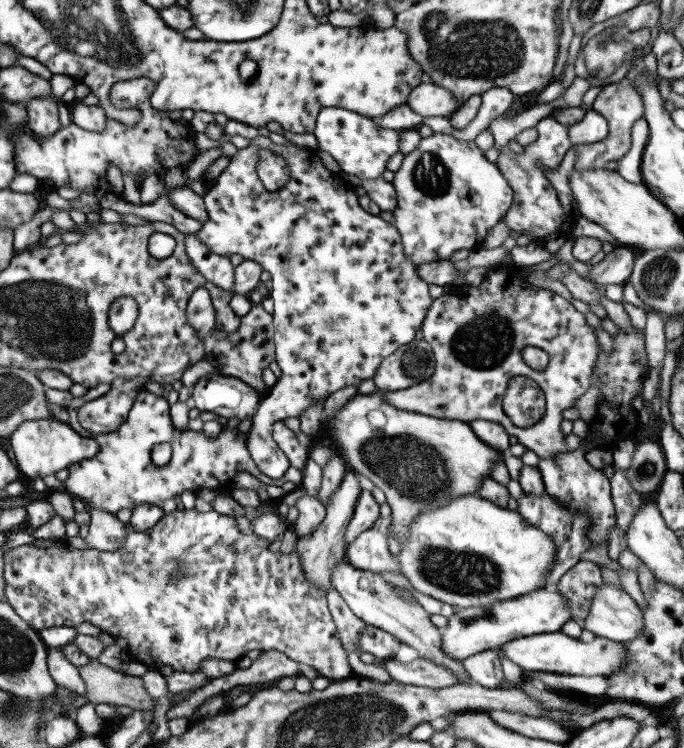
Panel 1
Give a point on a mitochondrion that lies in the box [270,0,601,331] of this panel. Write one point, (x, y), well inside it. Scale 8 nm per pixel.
(458, 46)

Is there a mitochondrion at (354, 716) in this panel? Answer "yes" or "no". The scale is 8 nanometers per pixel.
yes

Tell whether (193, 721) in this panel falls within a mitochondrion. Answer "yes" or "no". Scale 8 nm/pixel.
no

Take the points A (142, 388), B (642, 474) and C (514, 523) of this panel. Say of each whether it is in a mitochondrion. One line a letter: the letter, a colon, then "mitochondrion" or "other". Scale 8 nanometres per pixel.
A: other
B: mitochondrion
C: other

